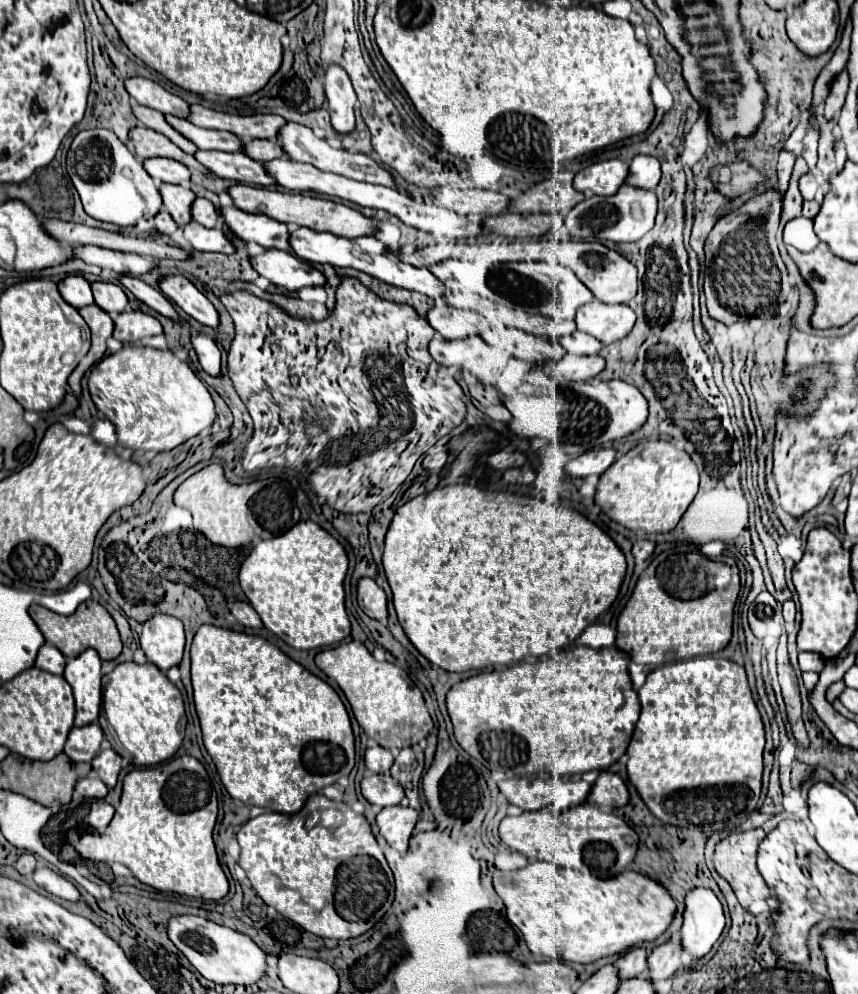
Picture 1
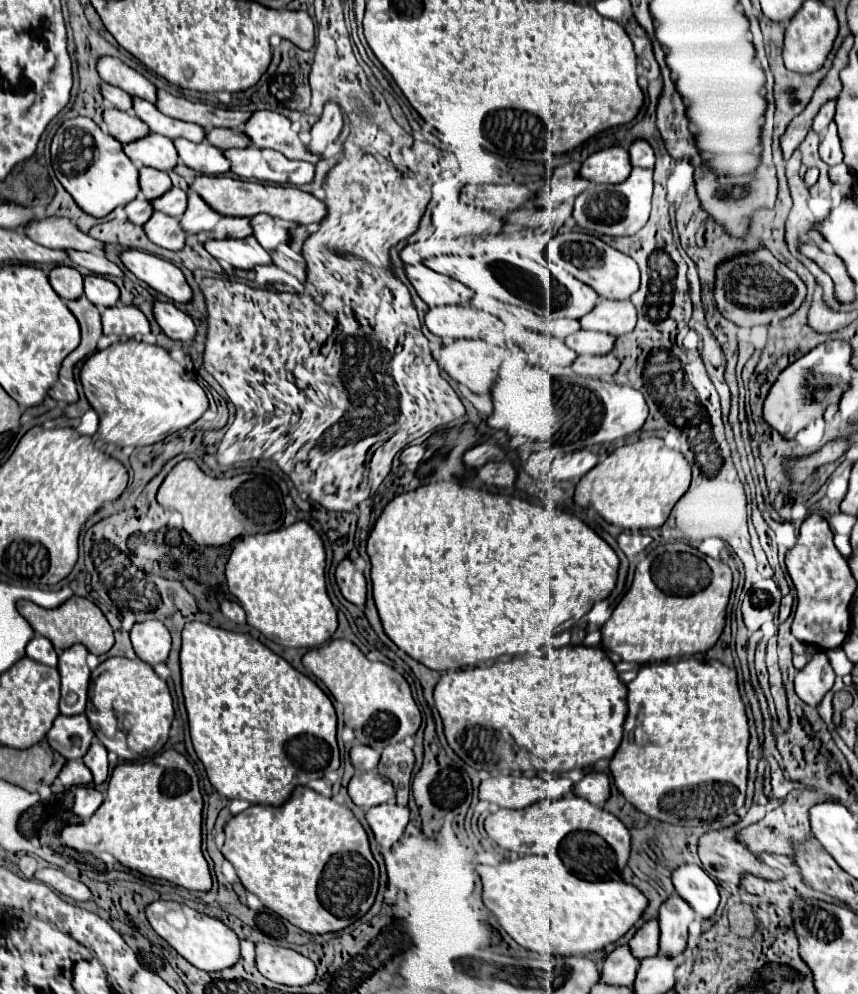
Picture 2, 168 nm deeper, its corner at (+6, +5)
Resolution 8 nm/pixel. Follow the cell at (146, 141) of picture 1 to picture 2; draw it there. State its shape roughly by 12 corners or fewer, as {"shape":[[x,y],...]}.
{"shape":[[105,109],[109,133],[123,145],[147,137],[151,129],[133,113]]}

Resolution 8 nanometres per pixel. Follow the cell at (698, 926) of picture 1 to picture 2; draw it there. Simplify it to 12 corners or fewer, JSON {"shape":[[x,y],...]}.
{"shape":[[699,865],[673,871],[677,895],[697,919],[719,907],[715,881]]}

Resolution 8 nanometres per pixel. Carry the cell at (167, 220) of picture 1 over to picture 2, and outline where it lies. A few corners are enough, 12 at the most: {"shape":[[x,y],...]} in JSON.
{"shape":[[137,197],[125,207],[135,225],[145,225],[153,215],[153,205]]}

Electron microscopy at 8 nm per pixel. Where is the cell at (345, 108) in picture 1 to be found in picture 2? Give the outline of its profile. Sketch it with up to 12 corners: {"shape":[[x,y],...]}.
{"shape":[[327,101],[311,129],[309,151],[323,155],[343,129],[343,111]]}

